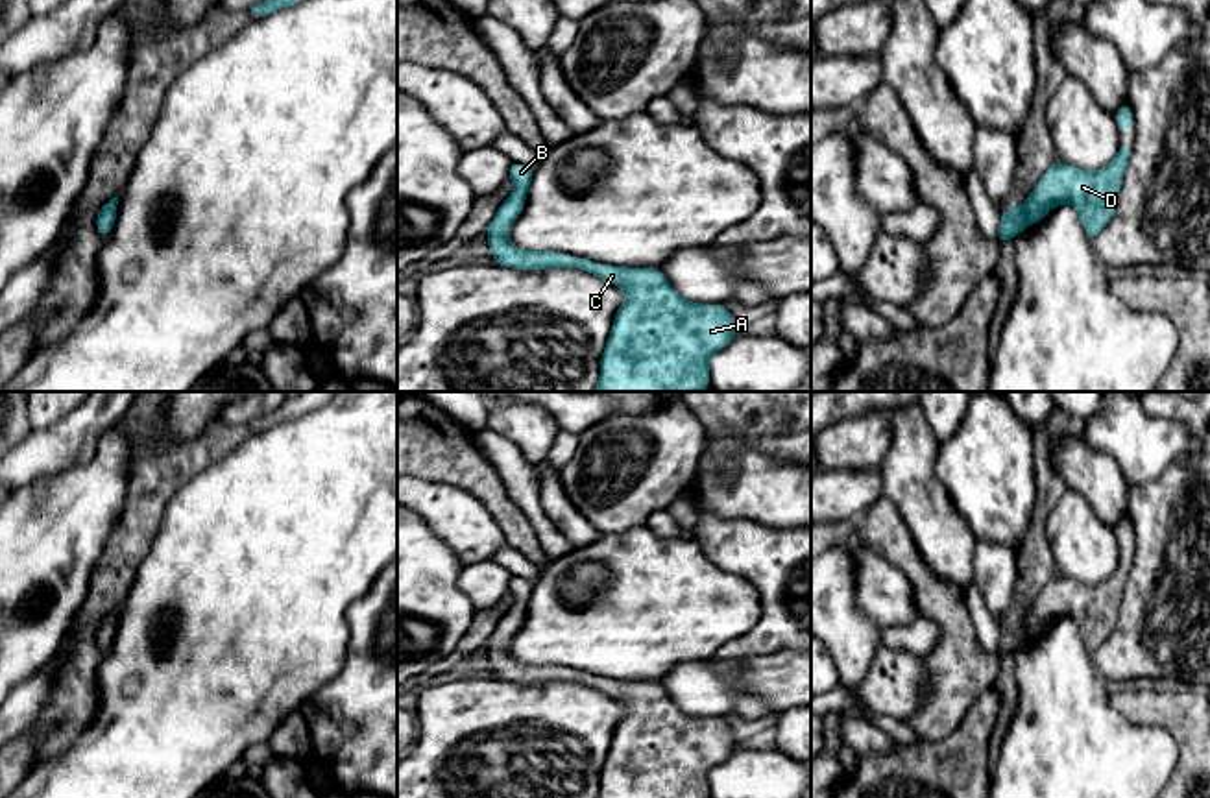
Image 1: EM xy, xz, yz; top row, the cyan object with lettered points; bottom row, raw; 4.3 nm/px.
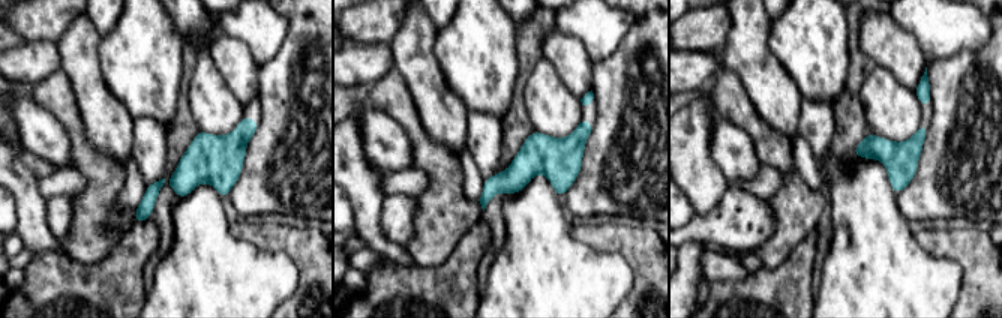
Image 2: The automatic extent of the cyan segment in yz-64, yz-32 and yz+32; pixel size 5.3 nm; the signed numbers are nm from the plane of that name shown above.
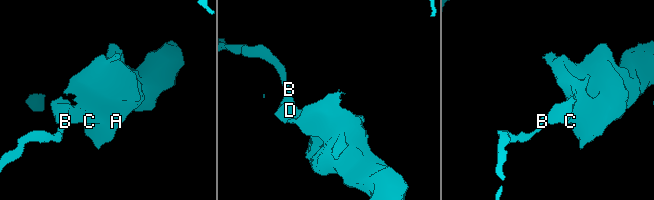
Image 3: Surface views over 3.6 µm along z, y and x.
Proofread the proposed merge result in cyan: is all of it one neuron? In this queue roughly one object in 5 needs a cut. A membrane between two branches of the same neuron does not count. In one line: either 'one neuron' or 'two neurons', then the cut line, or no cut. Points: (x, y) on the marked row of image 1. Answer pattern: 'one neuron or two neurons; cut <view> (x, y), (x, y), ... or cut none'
one neuron; cut none

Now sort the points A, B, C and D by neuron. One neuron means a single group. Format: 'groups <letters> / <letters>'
groups A B C D

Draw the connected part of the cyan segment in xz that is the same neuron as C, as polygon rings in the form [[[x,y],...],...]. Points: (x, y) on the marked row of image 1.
[[[512,163],[508,179],[515,188],[486,229],[490,253],[504,268],[578,268],[624,290],[593,392],[702,392],[709,386],[709,358],[741,332],[728,308],[687,301],[658,268],[599,264],[514,246],[508,231],[523,212],[532,175],[532,166]]]

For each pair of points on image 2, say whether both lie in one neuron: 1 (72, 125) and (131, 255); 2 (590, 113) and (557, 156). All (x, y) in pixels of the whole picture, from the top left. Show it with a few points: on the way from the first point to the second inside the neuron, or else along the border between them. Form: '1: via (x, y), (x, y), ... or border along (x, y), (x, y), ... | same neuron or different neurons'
1: border along (134, 222), (99, 261) | different neurons
2: via (587, 123), (567, 147) | same neuron

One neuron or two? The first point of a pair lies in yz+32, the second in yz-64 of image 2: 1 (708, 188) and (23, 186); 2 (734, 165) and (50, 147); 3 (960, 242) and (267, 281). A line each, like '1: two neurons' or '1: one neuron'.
1: one neuron
2: one neuron
3: two neurons

